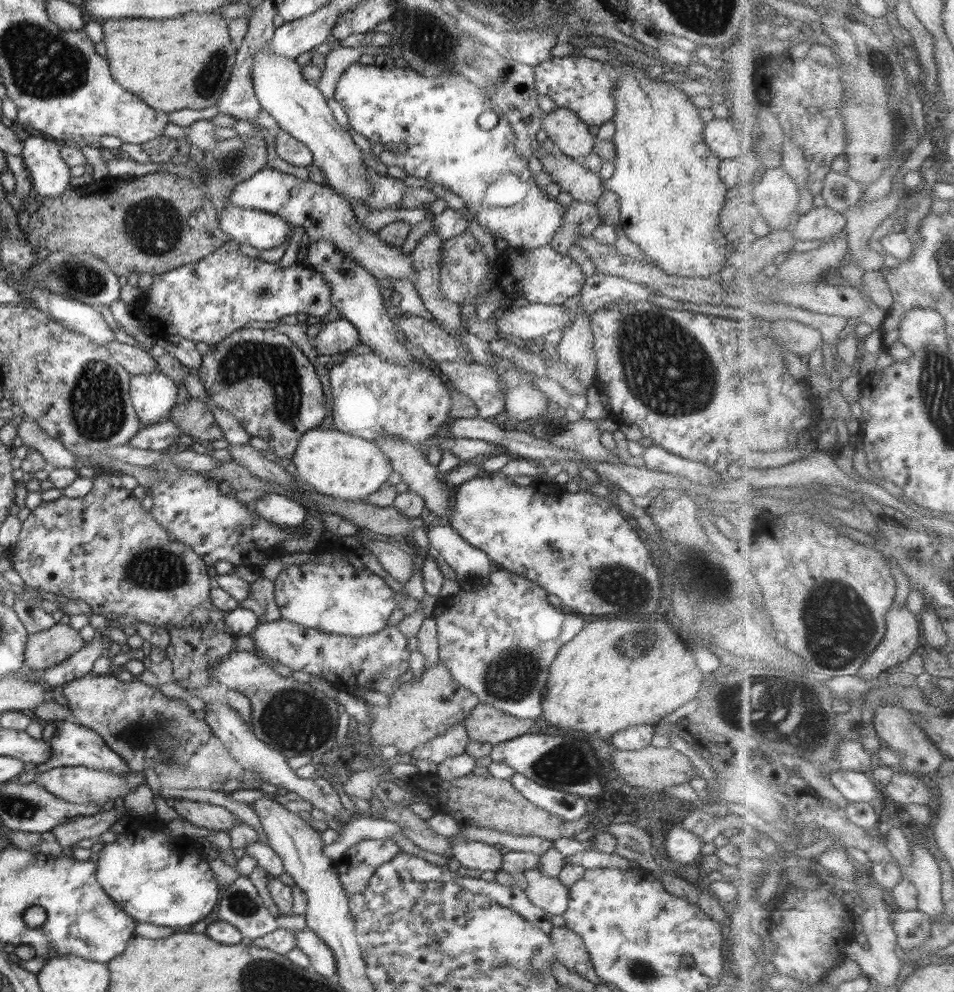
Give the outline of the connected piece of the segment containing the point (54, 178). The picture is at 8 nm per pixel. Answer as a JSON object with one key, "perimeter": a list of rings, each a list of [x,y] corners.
{"perimeter":[[[30,136],[23,142],[21,158],[41,198],[60,196],[71,187],[71,167],[60,156],[60,144],[46,136]]]}

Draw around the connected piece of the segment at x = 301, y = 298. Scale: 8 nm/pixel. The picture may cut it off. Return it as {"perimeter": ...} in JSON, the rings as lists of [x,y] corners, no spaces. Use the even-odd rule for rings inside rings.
{"perimeter":[[[231,239],[219,250],[197,263],[186,263],[184,266],[177,266],[162,274],[154,275],[150,290],[140,298],[140,308],[148,302],[150,303],[148,327],[156,340],[160,341],[178,334],[195,343],[205,342],[210,346],[218,344],[223,338],[248,322],[274,322],[277,318],[298,312],[325,319],[332,306],[331,288],[318,271],[310,266],[299,267],[297,264],[281,267],[278,262],[270,263],[244,256],[240,251],[240,244]]]}

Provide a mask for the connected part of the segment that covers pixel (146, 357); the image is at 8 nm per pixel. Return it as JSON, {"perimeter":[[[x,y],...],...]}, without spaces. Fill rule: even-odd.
{"perimeter":[[[116,339],[105,344],[108,352],[130,374],[148,374],[159,370],[159,366],[149,351],[140,345],[118,342]],[[157,367],[157,370],[156,370]]]}

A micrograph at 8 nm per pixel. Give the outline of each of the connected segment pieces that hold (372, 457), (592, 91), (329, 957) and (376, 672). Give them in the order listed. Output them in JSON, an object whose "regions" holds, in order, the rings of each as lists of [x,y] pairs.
{"regions":[[[[334,428],[307,430],[298,441],[290,460],[297,468],[296,477],[306,488],[348,502],[364,501],[386,483],[394,471],[390,459],[375,442]]],[[[586,56],[550,57],[533,66],[535,89],[538,95],[549,96],[556,106],[574,112],[590,126],[602,126],[614,117],[615,85],[621,79],[621,72],[612,63],[602,62]]],[[[308,927],[296,929],[293,932],[296,946],[310,957],[310,968],[325,976],[332,976],[336,972],[336,959],[333,950],[330,950],[323,940]]],[[[280,619],[260,622],[251,637],[256,647],[252,653],[262,659],[262,663],[271,667],[276,663],[284,664],[293,671],[308,672],[311,676],[324,678],[339,689],[348,690],[354,696],[358,687],[364,687],[384,692],[391,698],[402,685],[399,681],[401,674],[410,670],[409,640],[394,626],[386,626],[384,631],[369,636],[350,637],[326,634]]]]}

